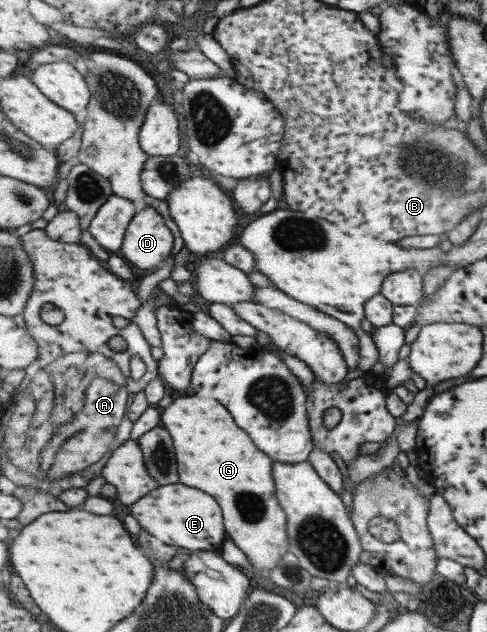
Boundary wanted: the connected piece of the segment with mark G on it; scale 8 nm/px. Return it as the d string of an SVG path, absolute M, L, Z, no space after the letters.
M179 397L162 410L162 423L176 439L176 455L180 455L180 479L188 487L194 487L213 495L223 509L227 535L250 558L253 567L268 572L276 567L284 553L288 553L290 540L287 532L287 512L279 502L274 469L275 461L264 453L247 431L232 419L232 413L222 403L202 397Z

